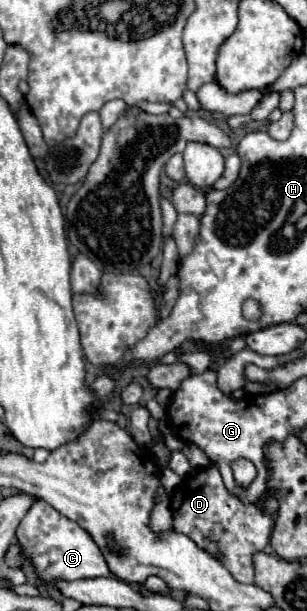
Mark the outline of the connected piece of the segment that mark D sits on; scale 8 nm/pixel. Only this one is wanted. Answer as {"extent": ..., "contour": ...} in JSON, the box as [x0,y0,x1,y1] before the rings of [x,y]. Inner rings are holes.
{"extent":[170,463,278,583],"contour":[[[216,463],[182,479],[170,495],[170,511],[174,519],[172,529],[188,535],[202,551],[214,555],[240,583],[254,583],[252,555],[262,551],[270,541],[276,509],[278,501],[274,497],[266,497],[262,507],[260,503],[240,503],[236,495],[228,495]]]}

